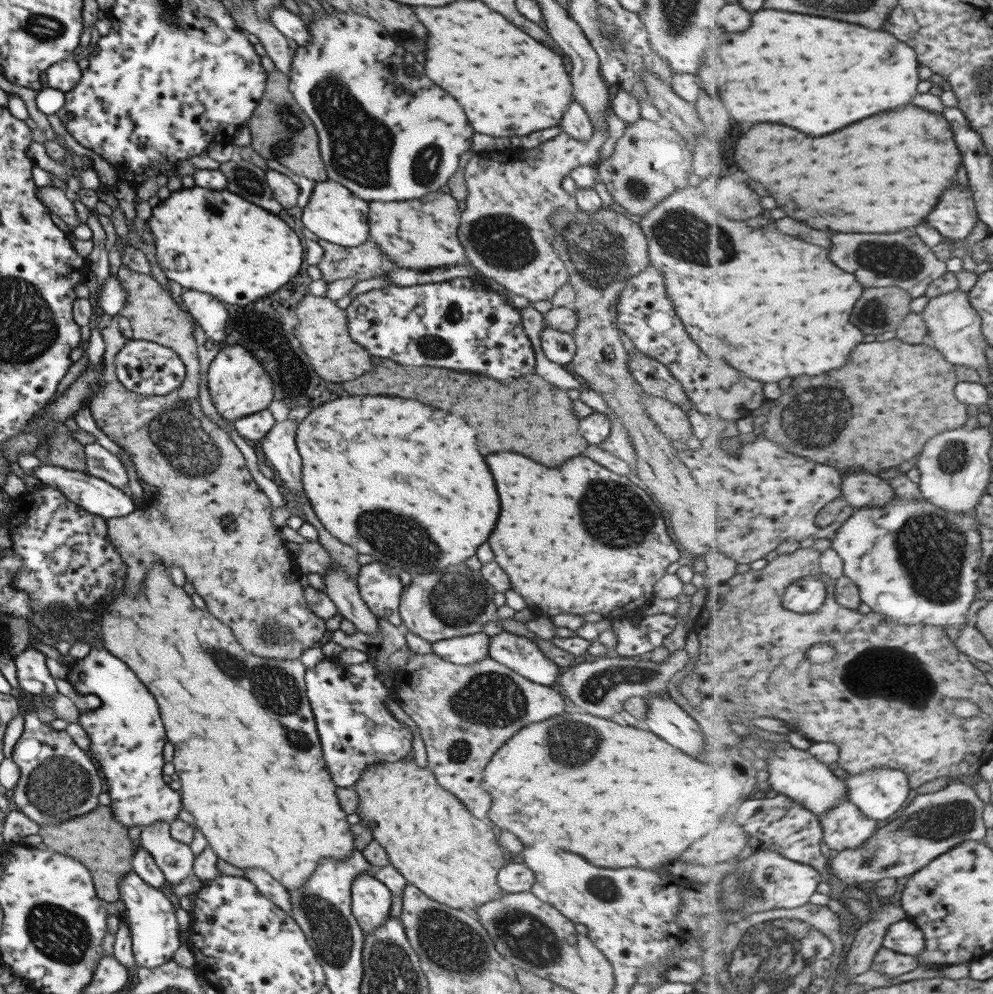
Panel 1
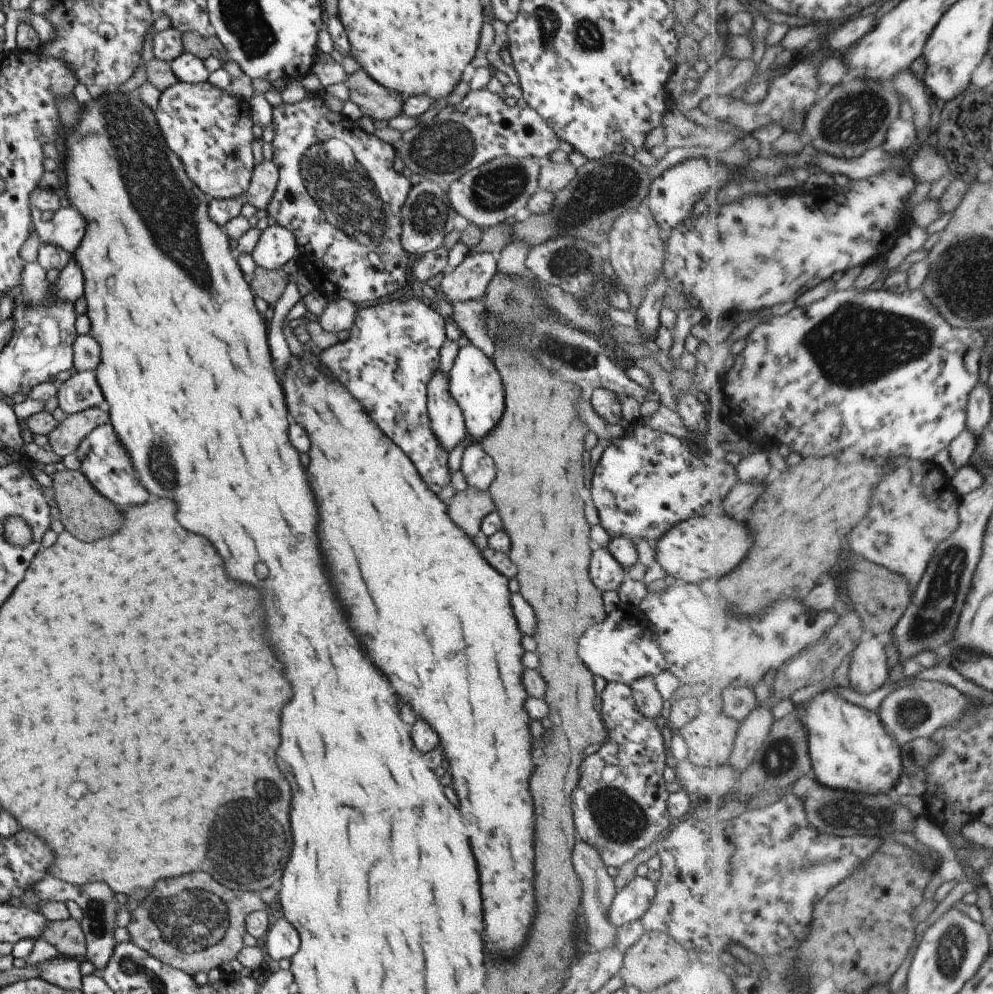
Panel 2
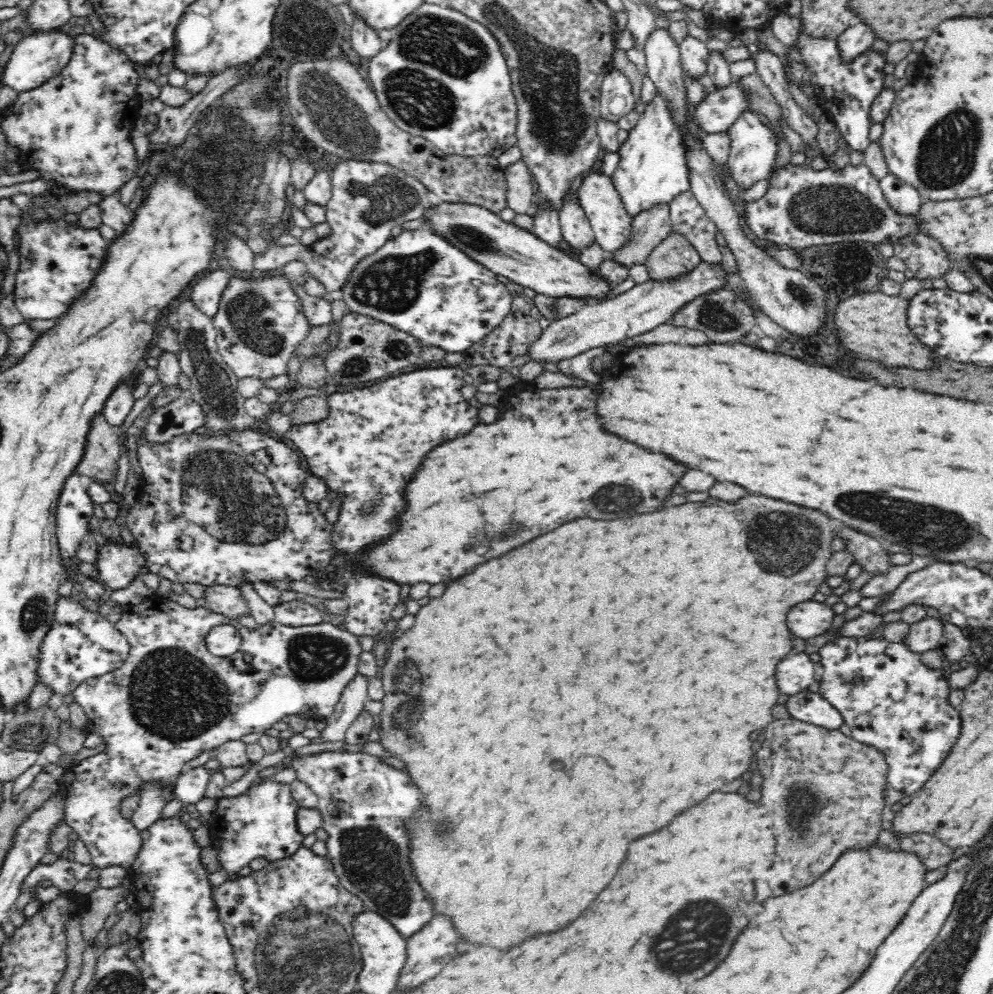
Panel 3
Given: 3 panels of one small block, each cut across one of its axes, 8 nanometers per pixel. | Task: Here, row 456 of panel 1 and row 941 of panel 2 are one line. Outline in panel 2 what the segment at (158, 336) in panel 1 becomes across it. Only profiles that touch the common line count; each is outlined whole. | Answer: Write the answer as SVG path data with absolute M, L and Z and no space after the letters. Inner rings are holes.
M191 872L157 882L155 888L150 889L147 896L131 910L131 919L125 928L129 934L128 940L135 946L163 964L193 977L196 972L206 973L212 968L220 969L222 962L235 959L237 951L243 947L245 917L255 911L268 911L269 906L270 904L261 901L259 893L236 891L213 880L207 872Z

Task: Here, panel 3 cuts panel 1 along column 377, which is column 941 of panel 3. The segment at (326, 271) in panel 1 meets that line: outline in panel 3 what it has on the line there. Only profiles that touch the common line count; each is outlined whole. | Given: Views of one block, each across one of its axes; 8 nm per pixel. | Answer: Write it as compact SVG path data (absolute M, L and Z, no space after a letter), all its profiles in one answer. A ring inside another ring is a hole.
M908 233L892 244L894 255L901 258L916 278L940 278L951 268L944 249L929 236Z

